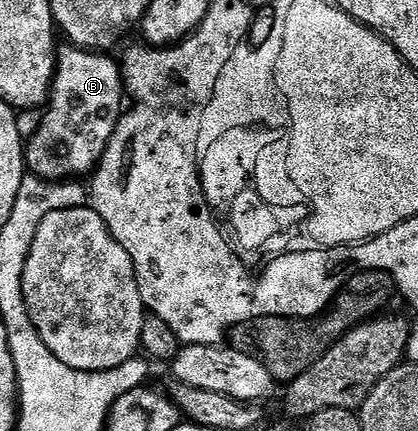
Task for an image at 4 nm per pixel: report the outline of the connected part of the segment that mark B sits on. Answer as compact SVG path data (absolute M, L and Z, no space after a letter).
M63 45L56 50L55 53L55 80L51 82L51 97L45 104L43 111L43 120L41 121L41 129L37 129L37 133L31 138L25 147L25 167L30 174L37 176L39 179L50 179L52 181L71 181L76 177L90 176L95 168L99 166L101 157L105 153L105 149L109 145L109 141L113 137L113 133L117 129L119 119L125 110L125 88L123 85L123 72L120 64L110 59L110 54L100 53L97 51L85 51L82 47L74 45Z

